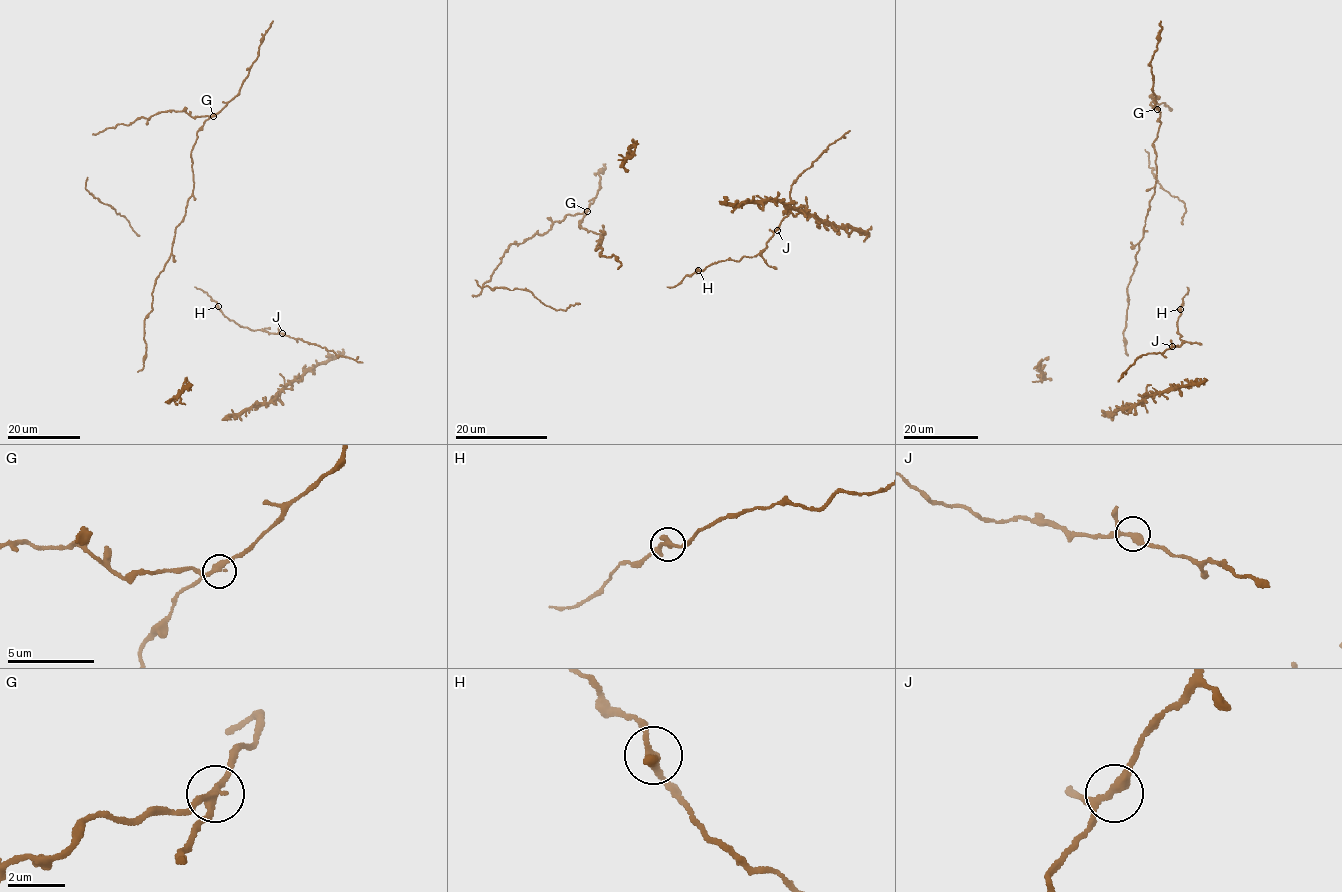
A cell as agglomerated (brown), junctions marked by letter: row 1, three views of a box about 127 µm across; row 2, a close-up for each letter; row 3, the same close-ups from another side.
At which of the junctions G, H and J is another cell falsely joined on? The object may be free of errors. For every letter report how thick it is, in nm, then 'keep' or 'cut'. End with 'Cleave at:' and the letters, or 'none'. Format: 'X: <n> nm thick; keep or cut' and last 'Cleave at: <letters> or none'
G: 240 nm thick; cut
H: 240 nm thick; keep
J: 260 nm thick; keep
Cleave at: G

